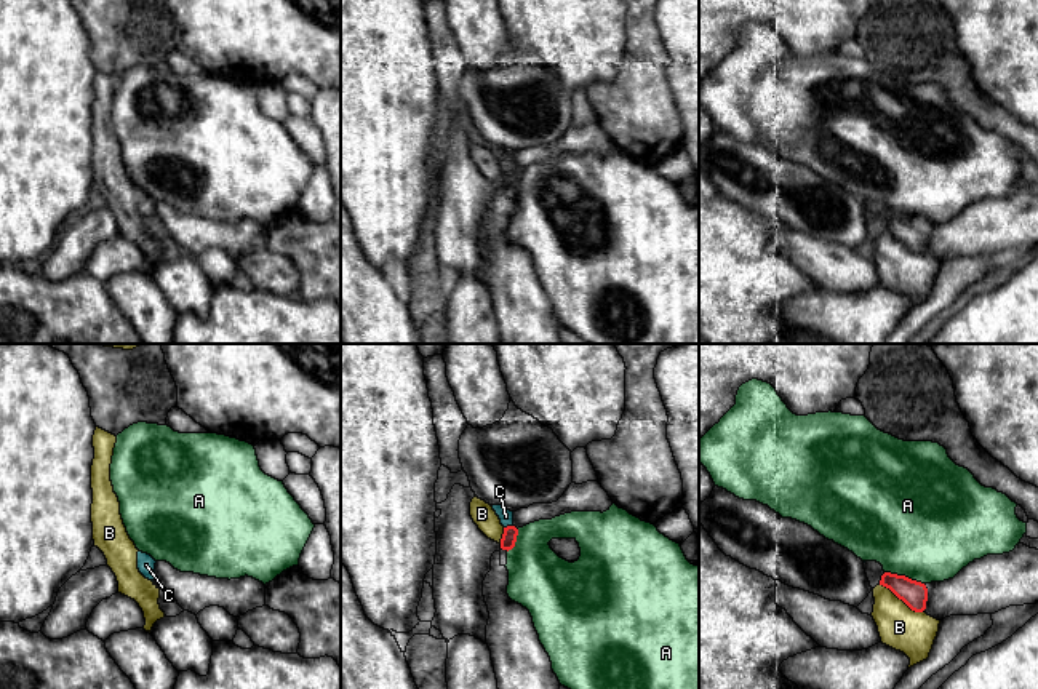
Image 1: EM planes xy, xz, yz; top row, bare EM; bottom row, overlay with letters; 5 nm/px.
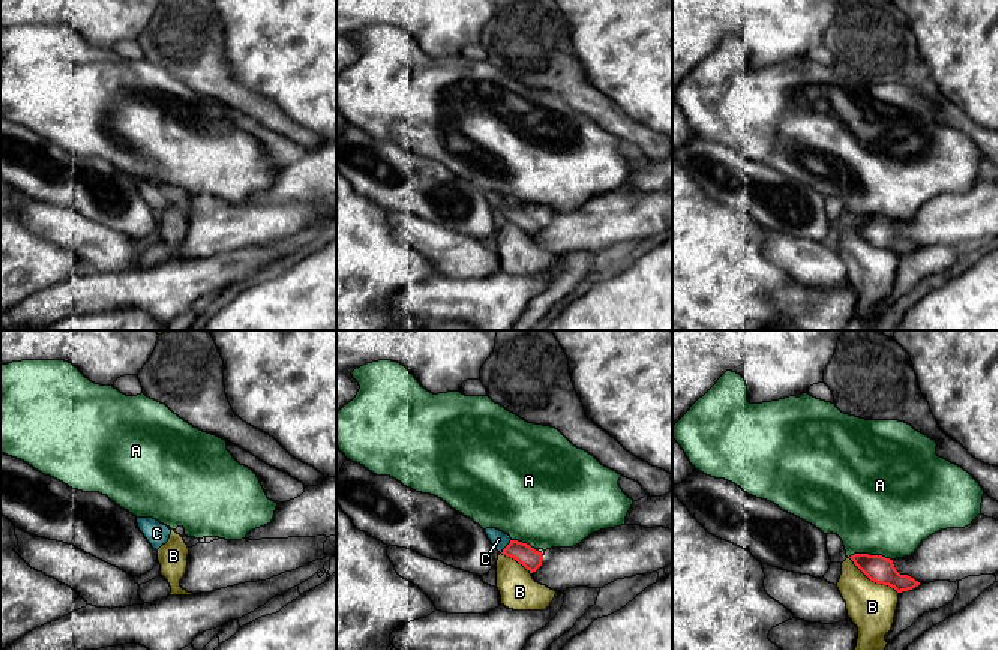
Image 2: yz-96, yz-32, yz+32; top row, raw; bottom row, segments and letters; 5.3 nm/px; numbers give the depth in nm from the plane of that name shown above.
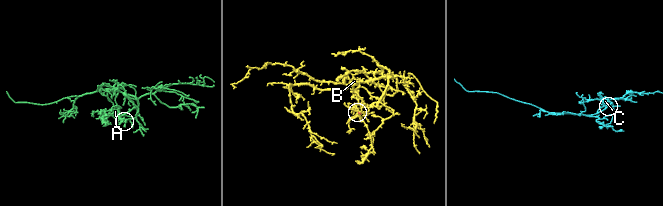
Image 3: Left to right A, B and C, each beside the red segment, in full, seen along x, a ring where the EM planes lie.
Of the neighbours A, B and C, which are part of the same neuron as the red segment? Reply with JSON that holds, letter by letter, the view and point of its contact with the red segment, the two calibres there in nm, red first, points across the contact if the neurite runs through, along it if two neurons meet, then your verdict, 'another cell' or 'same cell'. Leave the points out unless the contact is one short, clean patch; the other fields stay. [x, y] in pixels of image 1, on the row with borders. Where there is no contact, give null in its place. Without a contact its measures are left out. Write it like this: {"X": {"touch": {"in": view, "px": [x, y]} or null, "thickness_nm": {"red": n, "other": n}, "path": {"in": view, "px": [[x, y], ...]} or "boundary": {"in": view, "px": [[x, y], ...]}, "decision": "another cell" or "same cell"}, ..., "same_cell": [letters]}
{"A": {"touch": {"in": "yz", "px": [904, 576]}, "thickness_nm": {"red": 130, "other": 500}, "decision": "another cell"}, "B": {"touch": {"in": "yz", "px": [901, 598]}, "thickness_nm": {"red": 130, "other": 220}, "decision": "another cell"}, "C": {"touch": {"in": "xz", "px": [507, 526]}, "thickness_nm": {"red": 80, "other": 70}, "path": {"in": "xz", "px": [[509, 537], [507, 526], [506, 517]]}, "decision": "same cell"}, "same_cell": ["C"]}

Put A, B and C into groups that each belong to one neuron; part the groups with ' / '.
A / B / C

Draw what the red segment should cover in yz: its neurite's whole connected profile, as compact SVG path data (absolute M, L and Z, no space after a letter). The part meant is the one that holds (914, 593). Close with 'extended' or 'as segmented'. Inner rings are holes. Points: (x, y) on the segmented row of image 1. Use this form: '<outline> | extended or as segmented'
M884 572L880 585L889 588L912 611L923 612L926 609L928 588L924 583L912 580L905 575Z | as segmented

